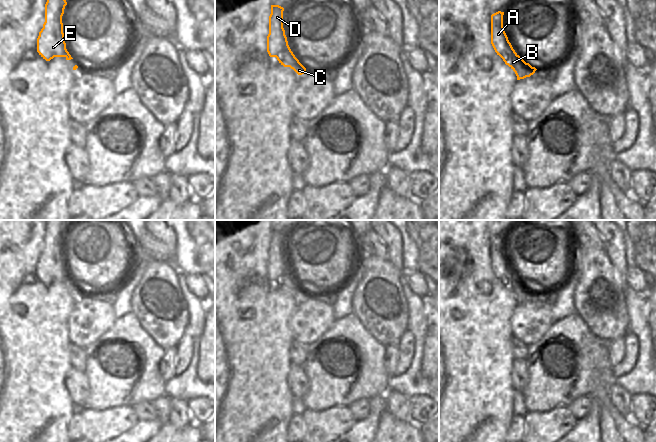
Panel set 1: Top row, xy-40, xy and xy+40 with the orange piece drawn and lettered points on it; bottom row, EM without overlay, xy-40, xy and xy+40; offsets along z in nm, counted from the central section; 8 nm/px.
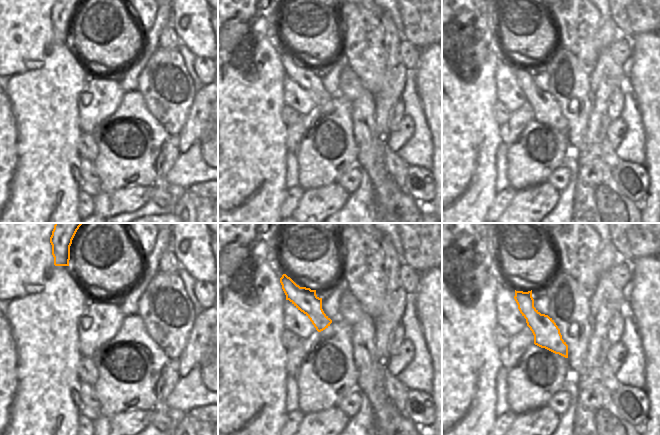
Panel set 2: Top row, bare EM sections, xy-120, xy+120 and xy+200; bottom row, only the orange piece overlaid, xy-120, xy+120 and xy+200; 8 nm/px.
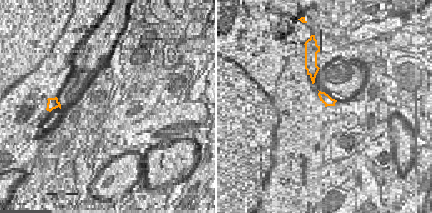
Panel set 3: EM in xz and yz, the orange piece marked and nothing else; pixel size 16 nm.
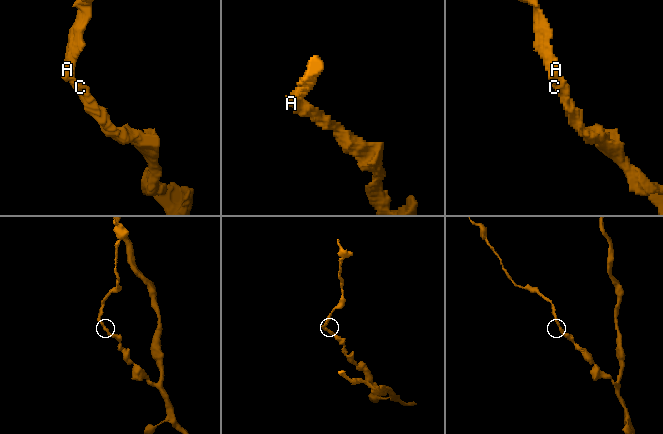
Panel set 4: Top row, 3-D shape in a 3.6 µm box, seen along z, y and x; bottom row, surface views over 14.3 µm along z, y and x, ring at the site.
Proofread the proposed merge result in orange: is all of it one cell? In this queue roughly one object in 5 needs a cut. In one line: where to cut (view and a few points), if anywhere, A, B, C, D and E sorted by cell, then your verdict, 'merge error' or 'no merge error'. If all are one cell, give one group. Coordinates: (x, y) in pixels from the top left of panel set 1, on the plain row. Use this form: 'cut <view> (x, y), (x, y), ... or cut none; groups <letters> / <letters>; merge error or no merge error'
cut none; groups A B C D E; no merge error

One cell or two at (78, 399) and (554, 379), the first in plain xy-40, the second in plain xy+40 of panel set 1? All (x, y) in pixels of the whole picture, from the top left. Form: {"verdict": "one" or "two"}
{"verdict": "two"}

